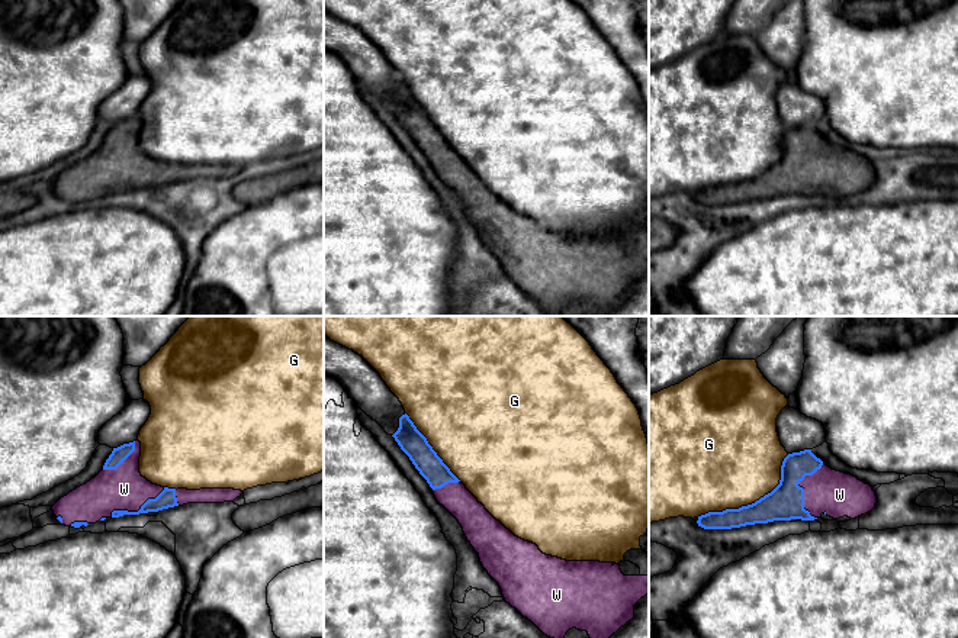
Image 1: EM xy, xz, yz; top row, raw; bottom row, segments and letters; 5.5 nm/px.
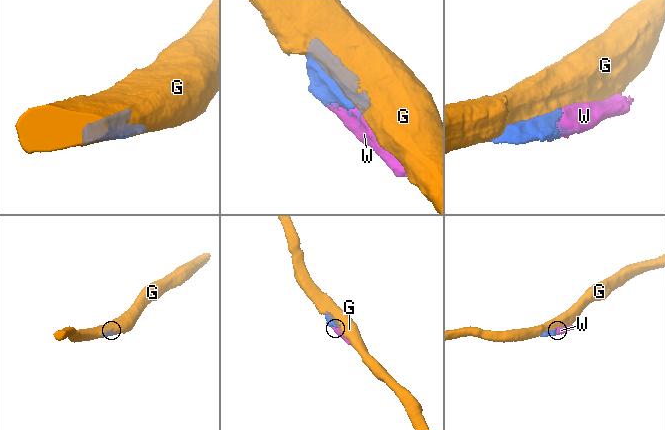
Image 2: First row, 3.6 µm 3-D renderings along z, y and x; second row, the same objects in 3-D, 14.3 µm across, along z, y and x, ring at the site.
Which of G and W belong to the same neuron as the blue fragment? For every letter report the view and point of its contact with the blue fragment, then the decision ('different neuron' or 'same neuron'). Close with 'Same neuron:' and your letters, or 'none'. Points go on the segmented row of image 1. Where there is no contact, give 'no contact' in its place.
G: yz (752, 503) | different neuron
W: yz (803, 489) | same neuron
Same neuron: W

